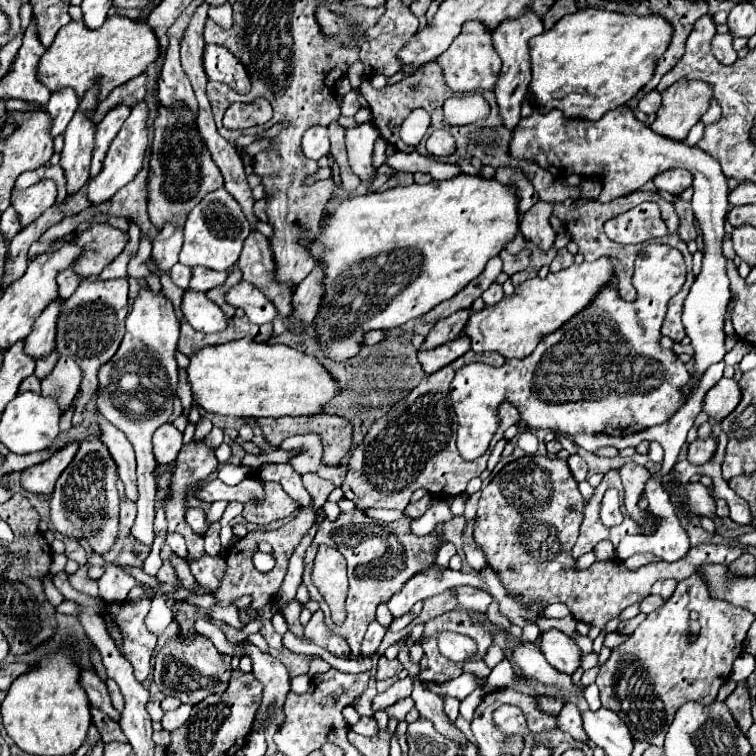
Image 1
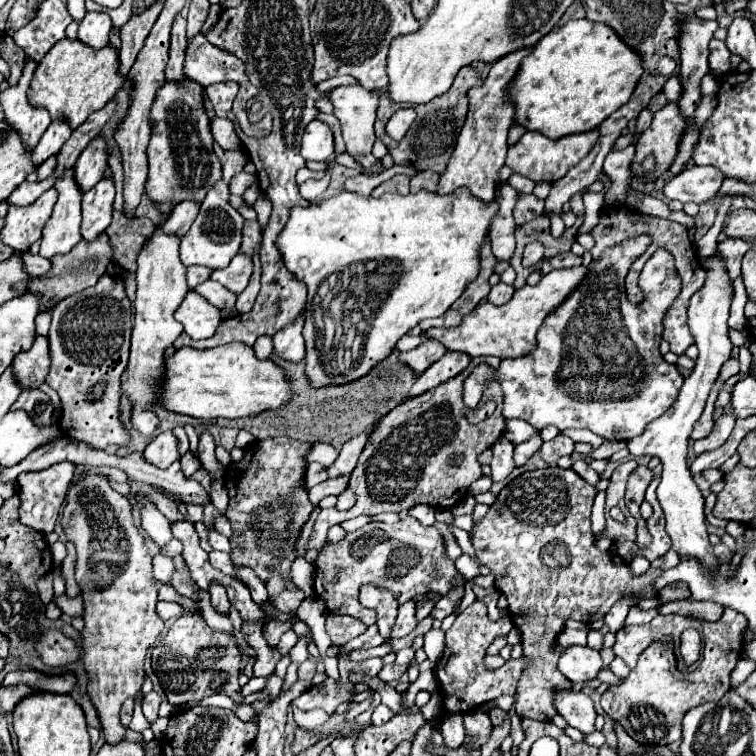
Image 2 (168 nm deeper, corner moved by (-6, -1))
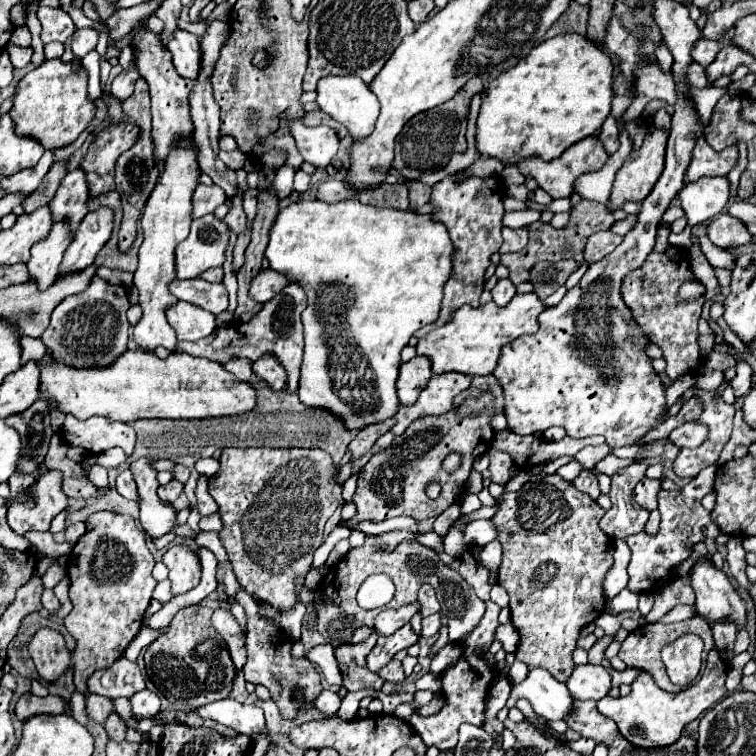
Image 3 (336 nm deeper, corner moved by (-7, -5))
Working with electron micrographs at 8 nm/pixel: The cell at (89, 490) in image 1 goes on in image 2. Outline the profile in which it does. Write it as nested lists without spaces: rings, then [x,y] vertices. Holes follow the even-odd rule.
[[[88,475],[78,485],[72,485],[66,501],[68,505],[62,513],[60,523],[68,541],[72,541],[76,547],[76,581],[82,589],[82,597],[88,597],[88,601],[84,601],[84,631],[80,633],[80,643],[70,641],[54,647],[38,647],[38,653],[42,655],[42,661],[48,667],[66,667],[74,661],[84,663],[84,671],[88,675],[86,693],[90,695],[92,705],[98,713],[106,743],[118,745],[126,737],[126,729],[120,725],[118,719],[120,707],[128,697],[134,697],[140,691],[144,683],[144,657],[148,649],[154,647],[158,635],[164,629],[164,621],[156,615],[154,609],[158,585],[154,583],[152,575],[152,555],[148,553],[144,537],[132,521],[132,505],[124,495],[116,493],[108,485],[108,479],[104,475]]]

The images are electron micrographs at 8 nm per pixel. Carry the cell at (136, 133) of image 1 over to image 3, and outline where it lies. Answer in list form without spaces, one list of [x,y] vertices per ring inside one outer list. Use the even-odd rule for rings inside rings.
[[[97,207],[95,211],[87,213],[75,233],[73,243],[67,247],[59,273],[75,273],[91,265],[97,253],[111,237],[115,211],[111,207]]]

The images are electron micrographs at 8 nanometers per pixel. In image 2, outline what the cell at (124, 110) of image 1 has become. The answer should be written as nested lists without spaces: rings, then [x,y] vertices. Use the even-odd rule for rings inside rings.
[[[96,137],[74,163],[74,179],[80,191],[90,191],[100,179],[102,171],[108,167],[108,147],[104,139]]]

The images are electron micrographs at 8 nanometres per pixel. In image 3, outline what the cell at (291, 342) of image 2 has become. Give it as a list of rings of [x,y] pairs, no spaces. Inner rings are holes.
[[[263,355],[253,363],[253,371],[265,379],[273,389],[283,389],[287,383],[287,371],[283,371],[283,365],[275,359],[275,355]]]

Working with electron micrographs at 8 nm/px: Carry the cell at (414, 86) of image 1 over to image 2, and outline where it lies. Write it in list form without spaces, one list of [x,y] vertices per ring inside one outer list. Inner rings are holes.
[[[464,67],[464,71],[460,71],[450,87],[450,91],[446,91],[446,95],[440,95],[438,99],[432,99],[430,103],[424,105],[406,105],[406,103],[390,103],[386,91],[380,97],[380,105],[378,105],[378,117],[376,117],[376,137],[386,145],[388,153],[392,155],[396,165],[412,165],[418,171],[434,171],[434,173],[442,173],[448,159],[450,159],[450,151],[454,151],[454,143],[458,141],[458,135],[462,131],[466,113],[468,113],[468,89],[472,87],[480,87],[482,85],[482,77],[476,69],[472,67]],[[412,107],[416,111],[416,119],[410,125],[408,133],[404,135],[404,139],[394,141],[388,137],[386,133],[386,123],[388,119],[398,111],[398,109],[406,109]]]

